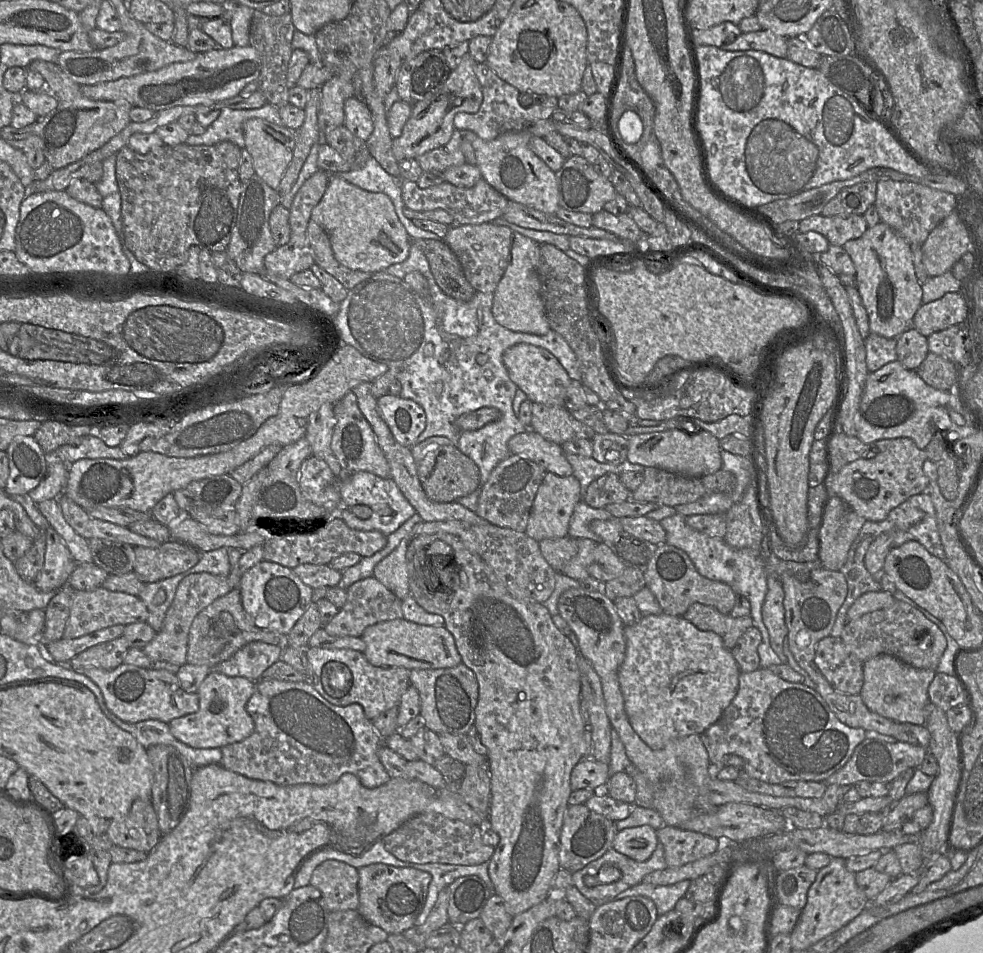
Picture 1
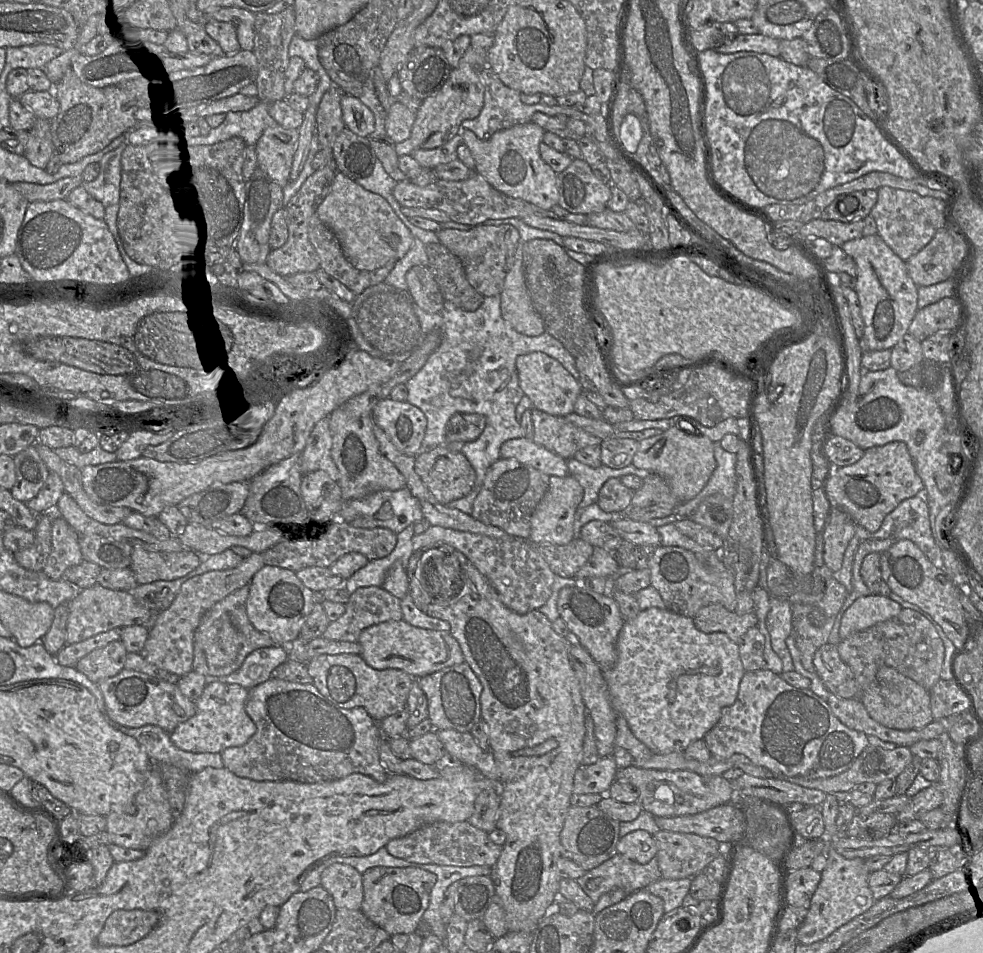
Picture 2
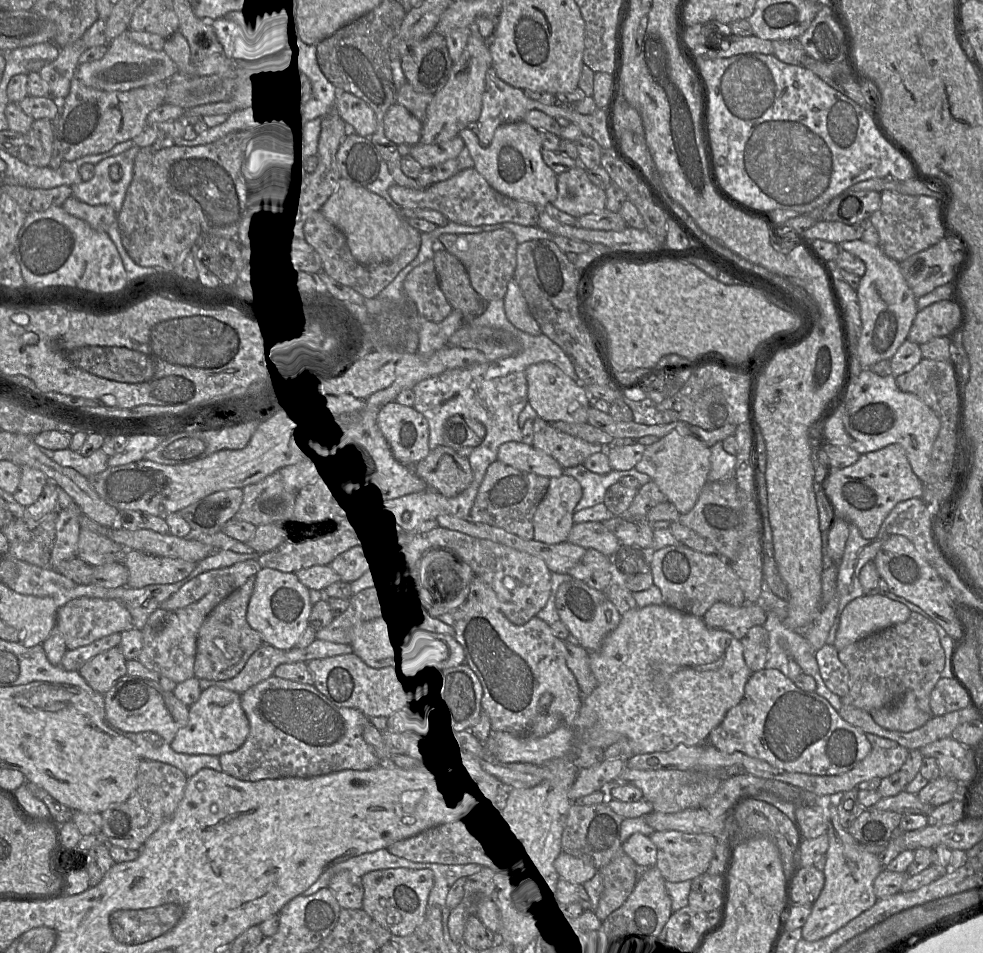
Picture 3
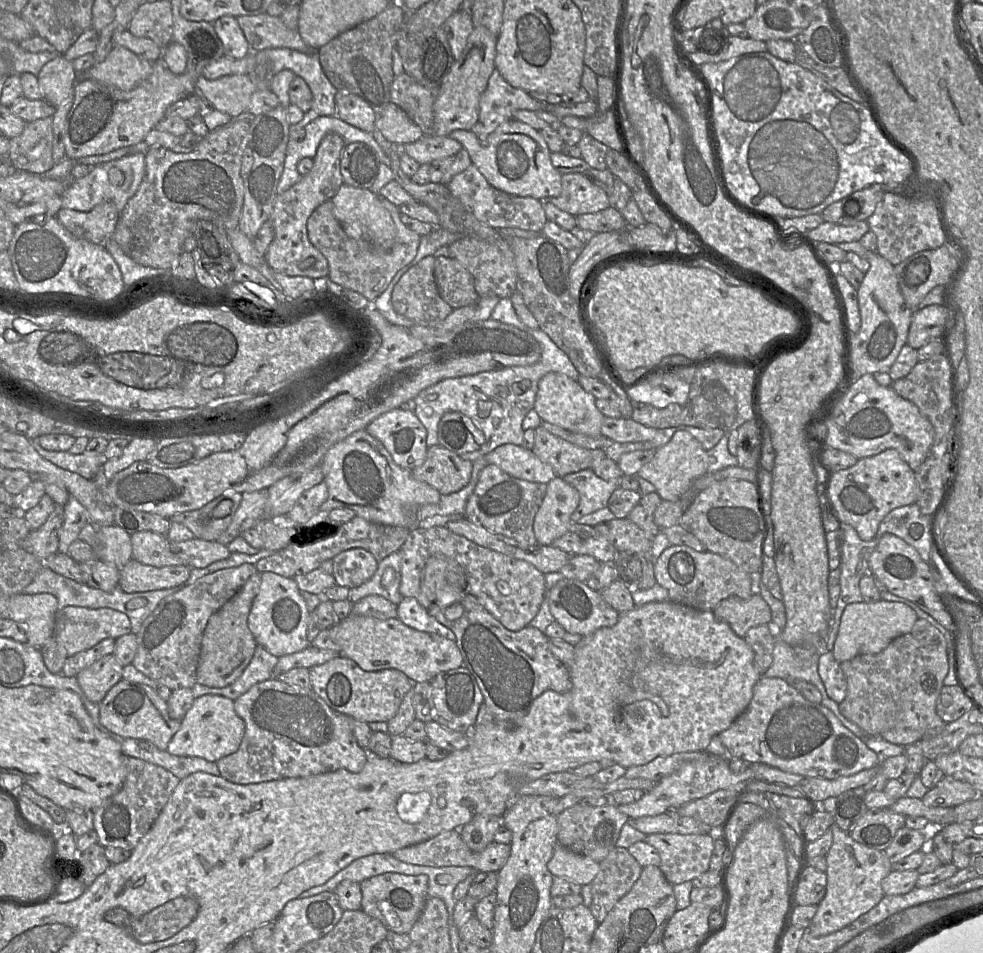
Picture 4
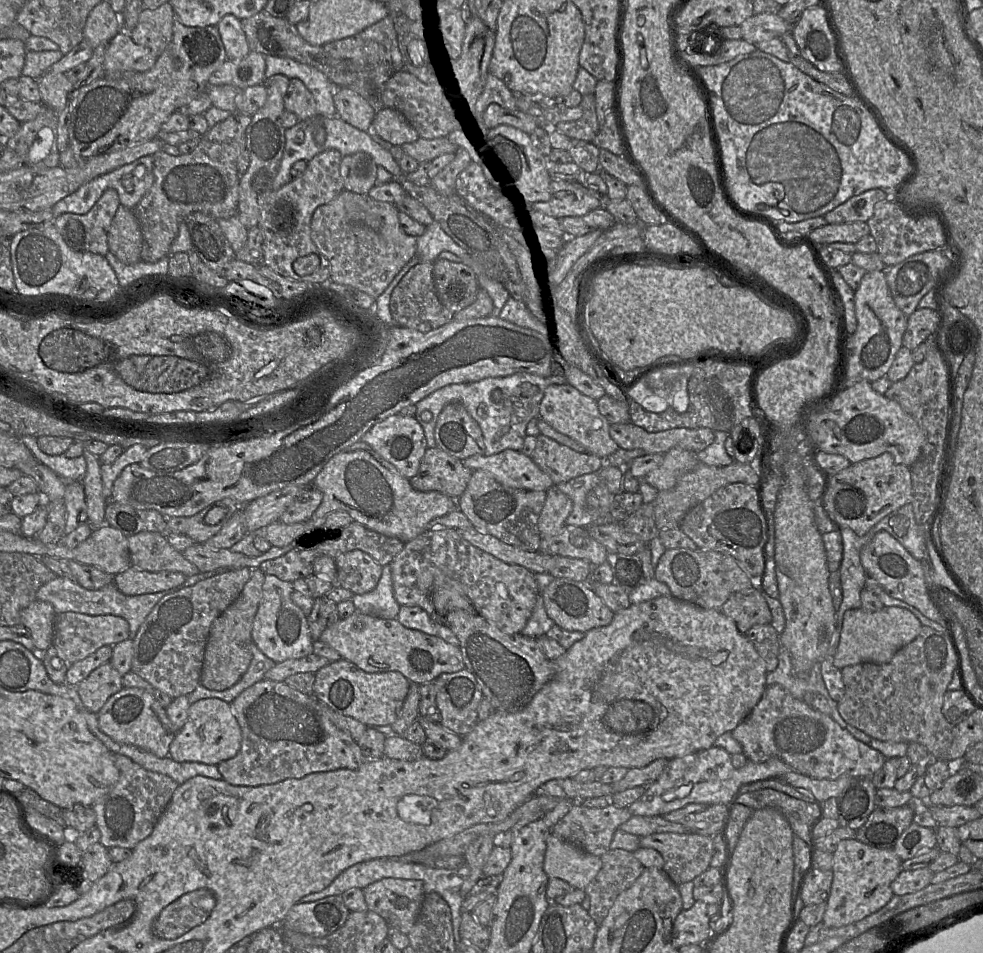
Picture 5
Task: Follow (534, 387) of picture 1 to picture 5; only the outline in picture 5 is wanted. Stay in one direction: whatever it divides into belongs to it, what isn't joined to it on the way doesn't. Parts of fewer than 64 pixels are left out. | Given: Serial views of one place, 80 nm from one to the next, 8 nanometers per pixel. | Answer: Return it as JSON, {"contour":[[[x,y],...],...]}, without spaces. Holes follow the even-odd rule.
{"contour":[[[568,383],[553,384],[545,389],[539,407],[539,417],[556,431],[584,446],[586,453],[606,459],[619,449],[609,434],[610,423],[599,412],[597,401],[582,394]]]}

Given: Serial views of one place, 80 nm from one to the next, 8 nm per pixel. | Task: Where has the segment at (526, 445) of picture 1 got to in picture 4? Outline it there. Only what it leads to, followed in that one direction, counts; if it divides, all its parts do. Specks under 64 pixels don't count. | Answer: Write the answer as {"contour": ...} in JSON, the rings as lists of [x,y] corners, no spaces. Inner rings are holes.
{"contour":[[[503,444],[484,456],[487,464],[498,466],[508,475],[536,483],[548,484],[556,476],[553,468],[542,462],[532,450]]]}

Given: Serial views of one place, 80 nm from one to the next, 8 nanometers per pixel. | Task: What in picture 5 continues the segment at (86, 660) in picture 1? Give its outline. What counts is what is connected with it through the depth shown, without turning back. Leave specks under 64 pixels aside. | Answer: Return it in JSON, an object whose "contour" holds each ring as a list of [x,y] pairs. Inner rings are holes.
{"contour":[[[111,662],[93,670],[77,685],[82,704],[88,711],[95,714],[98,714],[106,701],[122,688],[122,676]]]}

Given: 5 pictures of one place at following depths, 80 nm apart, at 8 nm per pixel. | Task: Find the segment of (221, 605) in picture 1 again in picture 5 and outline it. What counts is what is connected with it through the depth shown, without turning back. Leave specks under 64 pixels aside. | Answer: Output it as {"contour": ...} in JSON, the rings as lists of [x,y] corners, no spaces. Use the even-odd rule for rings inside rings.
{"contour":[[[254,568],[250,579],[244,585],[238,598],[212,623],[205,647],[200,684],[209,690],[223,691],[236,684],[247,671],[252,654],[249,645],[252,641],[253,620],[262,597],[265,574]]]}

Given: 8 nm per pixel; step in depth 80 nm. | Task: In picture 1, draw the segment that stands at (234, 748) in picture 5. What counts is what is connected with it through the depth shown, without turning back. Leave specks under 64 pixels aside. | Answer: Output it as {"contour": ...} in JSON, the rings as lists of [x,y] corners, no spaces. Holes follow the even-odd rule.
{"contour":[[[211,670],[198,689],[199,710],[170,721],[171,734],[192,748],[222,748],[250,736],[255,724],[246,710],[256,683],[245,677],[229,677]]]}

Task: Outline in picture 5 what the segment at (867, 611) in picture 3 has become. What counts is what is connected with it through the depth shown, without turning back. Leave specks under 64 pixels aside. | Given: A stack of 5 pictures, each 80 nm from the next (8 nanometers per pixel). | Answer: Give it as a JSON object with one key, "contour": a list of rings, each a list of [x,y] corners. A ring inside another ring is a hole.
{"contour":[[[884,606],[876,612],[867,612],[863,608],[847,610],[844,614],[840,641],[832,657],[833,664],[842,669],[860,663],[888,663],[896,652],[919,635],[921,628],[922,624],[913,613],[898,606]]]}

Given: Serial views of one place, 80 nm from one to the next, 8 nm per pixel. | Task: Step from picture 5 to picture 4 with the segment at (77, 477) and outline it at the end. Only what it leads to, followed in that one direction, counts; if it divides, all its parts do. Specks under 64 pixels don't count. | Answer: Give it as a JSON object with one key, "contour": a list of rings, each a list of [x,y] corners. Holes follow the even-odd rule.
{"contour":[[[37,438],[29,440],[43,458],[88,480],[94,479],[107,460],[103,453],[86,450],[82,454],[71,454],[68,451],[48,451],[39,445]]]}

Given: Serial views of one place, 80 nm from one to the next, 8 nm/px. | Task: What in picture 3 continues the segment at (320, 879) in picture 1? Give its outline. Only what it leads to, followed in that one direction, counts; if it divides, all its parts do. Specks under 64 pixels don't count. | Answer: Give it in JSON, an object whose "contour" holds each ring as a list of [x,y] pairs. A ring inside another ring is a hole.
{"contour":[[[349,870],[334,875],[329,883],[339,905],[344,909],[361,909],[363,906],[364,886],[362,878]]]}

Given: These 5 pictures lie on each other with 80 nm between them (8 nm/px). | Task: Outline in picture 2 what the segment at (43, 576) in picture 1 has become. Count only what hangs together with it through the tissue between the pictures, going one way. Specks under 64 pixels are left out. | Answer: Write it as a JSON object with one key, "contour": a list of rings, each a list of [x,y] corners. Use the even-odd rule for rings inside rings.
{"contour":[[[52,515],[52,549],[43,572],[53,580],[64,578],[66,570],[78,565],[83,556],[80,535],[61,516]]]}

